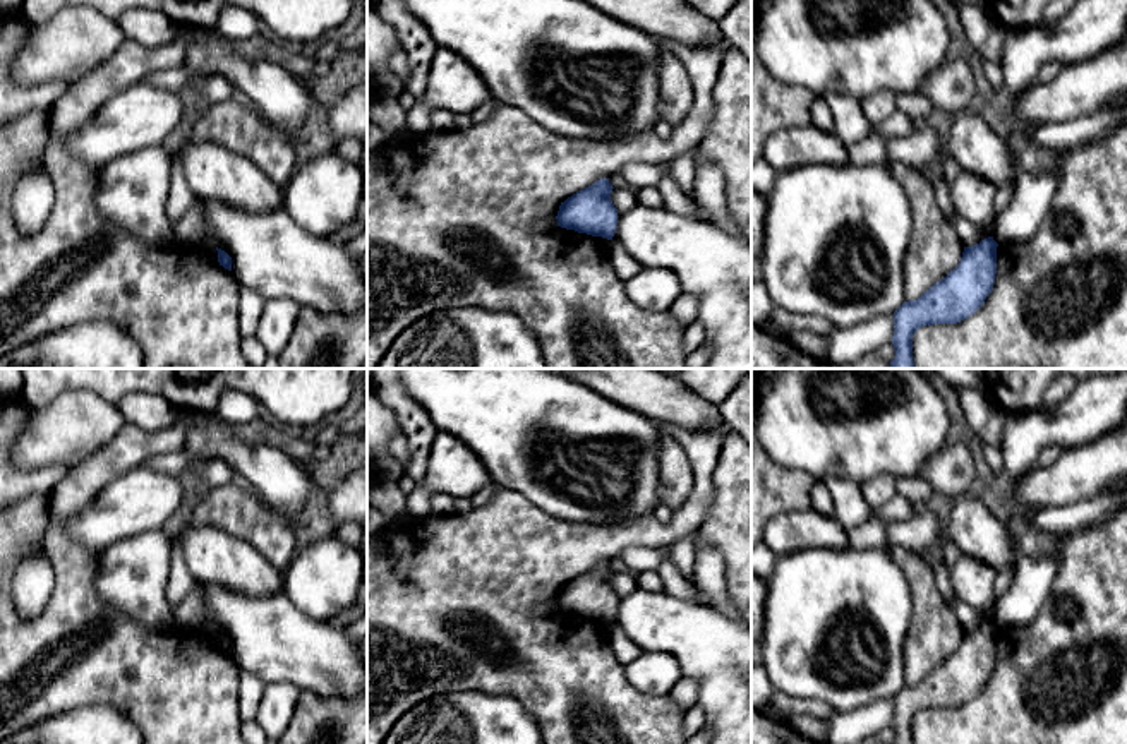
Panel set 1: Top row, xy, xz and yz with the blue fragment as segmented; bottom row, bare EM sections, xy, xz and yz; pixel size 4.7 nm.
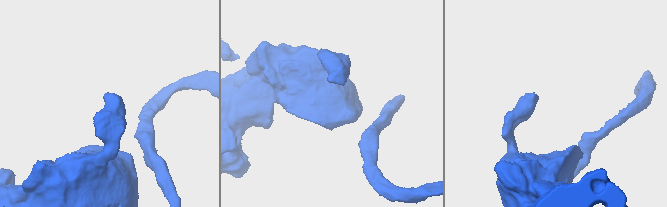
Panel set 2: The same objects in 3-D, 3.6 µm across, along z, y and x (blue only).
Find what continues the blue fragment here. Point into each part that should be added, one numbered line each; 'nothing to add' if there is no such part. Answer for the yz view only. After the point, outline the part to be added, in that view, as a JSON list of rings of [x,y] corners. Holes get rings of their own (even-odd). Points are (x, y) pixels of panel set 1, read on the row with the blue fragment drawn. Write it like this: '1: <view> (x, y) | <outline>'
nothing to add

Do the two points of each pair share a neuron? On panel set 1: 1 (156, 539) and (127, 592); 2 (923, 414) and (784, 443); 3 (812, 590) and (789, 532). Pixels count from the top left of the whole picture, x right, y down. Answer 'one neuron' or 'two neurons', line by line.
1: one neuron
2: one neuron
3: two neurons

